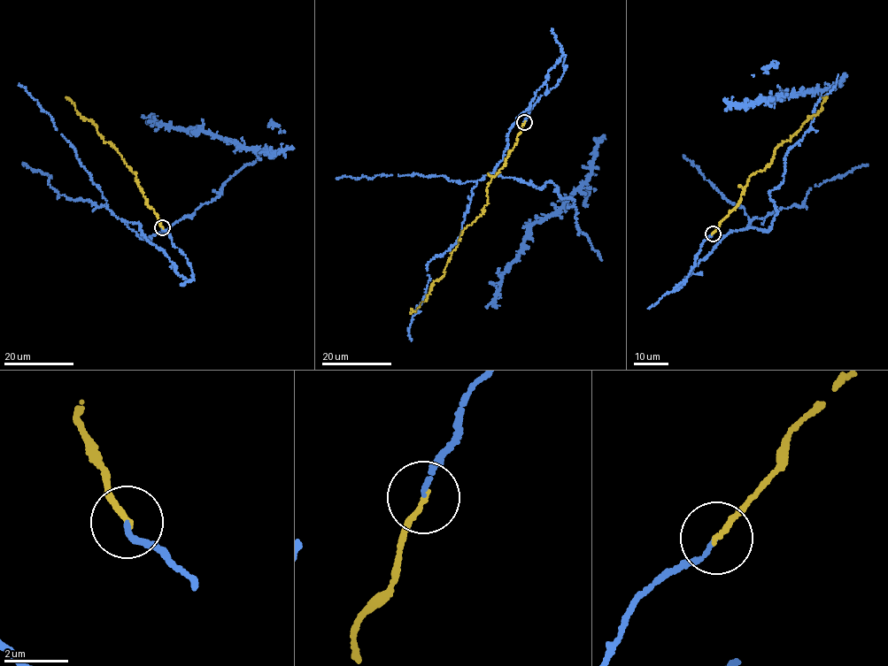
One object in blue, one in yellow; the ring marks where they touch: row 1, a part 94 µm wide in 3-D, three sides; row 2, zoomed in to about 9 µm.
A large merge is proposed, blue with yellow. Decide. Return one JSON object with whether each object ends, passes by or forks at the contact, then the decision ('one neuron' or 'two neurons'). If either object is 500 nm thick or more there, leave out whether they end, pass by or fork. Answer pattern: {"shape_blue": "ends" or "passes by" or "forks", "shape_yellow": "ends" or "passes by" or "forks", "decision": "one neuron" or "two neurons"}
{"shape_blue": "ends", "shape_yellow": "ends", "decision": "one neuron"}

